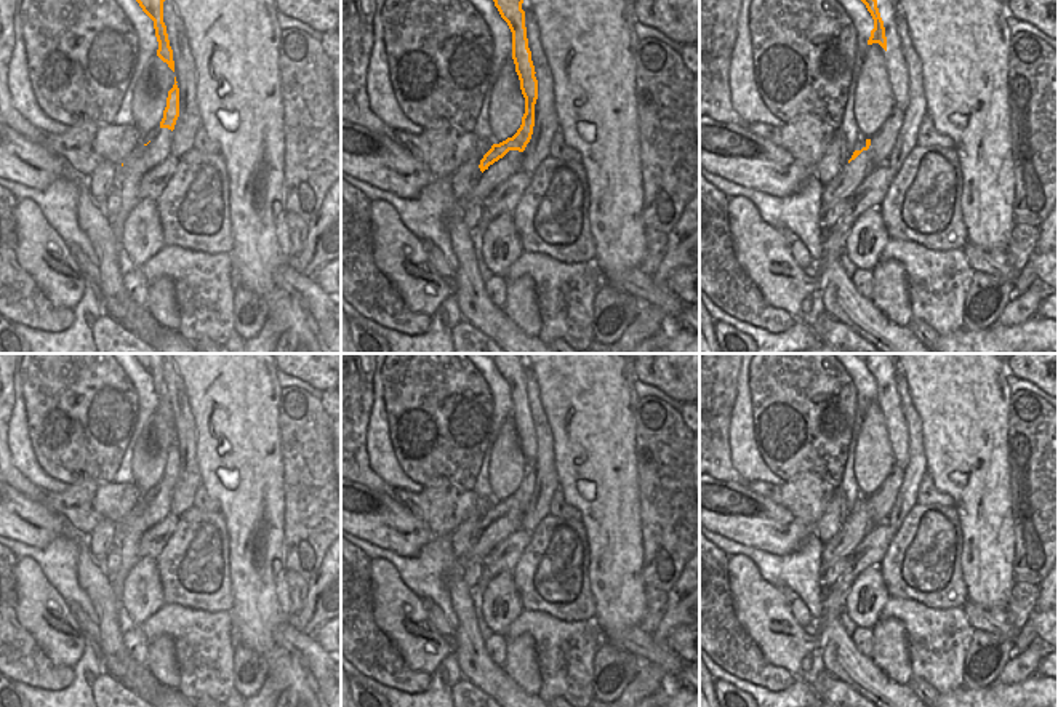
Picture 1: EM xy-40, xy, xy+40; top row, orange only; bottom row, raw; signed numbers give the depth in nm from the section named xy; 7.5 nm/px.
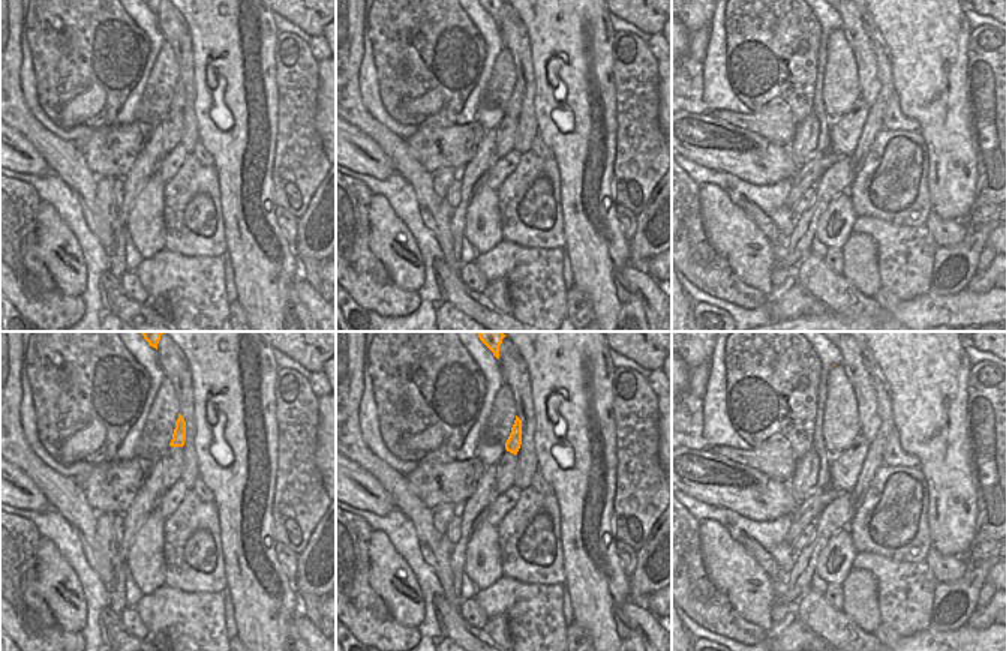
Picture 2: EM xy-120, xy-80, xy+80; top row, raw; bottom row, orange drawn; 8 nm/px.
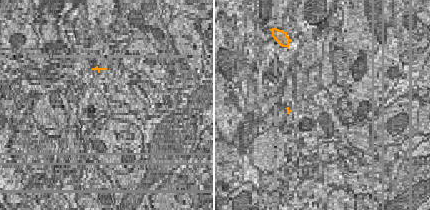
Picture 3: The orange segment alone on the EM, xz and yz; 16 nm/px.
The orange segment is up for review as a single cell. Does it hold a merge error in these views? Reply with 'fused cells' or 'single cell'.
fused cells

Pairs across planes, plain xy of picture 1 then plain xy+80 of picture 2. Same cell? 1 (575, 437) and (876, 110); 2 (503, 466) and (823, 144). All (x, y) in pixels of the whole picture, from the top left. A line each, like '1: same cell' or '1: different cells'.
1: different cells
2: different cells

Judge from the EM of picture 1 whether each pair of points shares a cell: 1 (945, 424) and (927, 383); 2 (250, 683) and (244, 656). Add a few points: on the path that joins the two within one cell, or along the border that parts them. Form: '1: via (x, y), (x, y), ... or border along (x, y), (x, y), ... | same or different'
1: via (940, 415), (937, 392) | same
2: via (247, 679), (247, 663) | same

